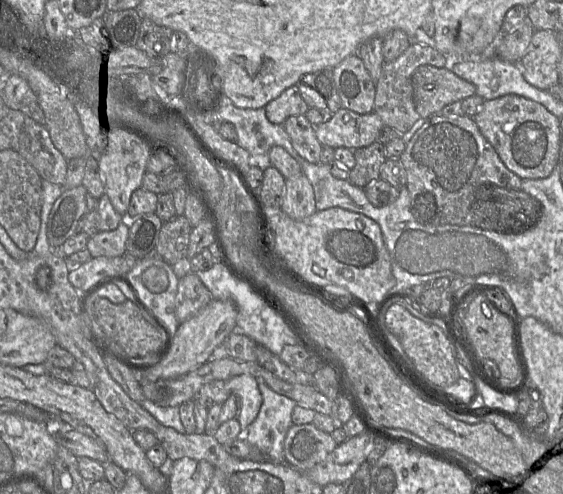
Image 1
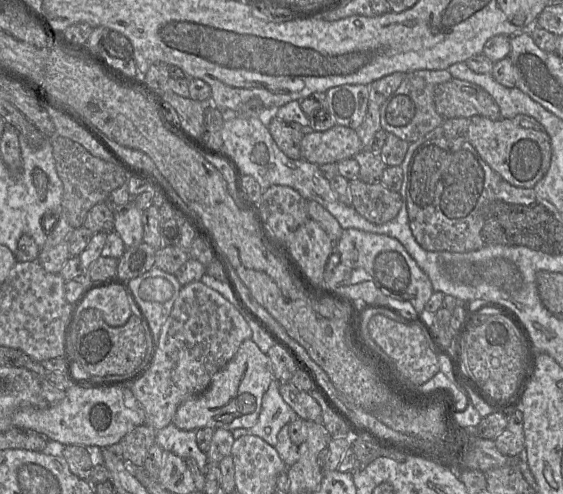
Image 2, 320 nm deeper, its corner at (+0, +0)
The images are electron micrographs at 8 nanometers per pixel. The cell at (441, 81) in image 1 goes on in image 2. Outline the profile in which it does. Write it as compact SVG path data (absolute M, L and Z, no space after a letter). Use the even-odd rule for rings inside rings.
M452 78L434 90L434 104L444 120L483 116L490 120L502 119L500 109L491 95L473 83Z

